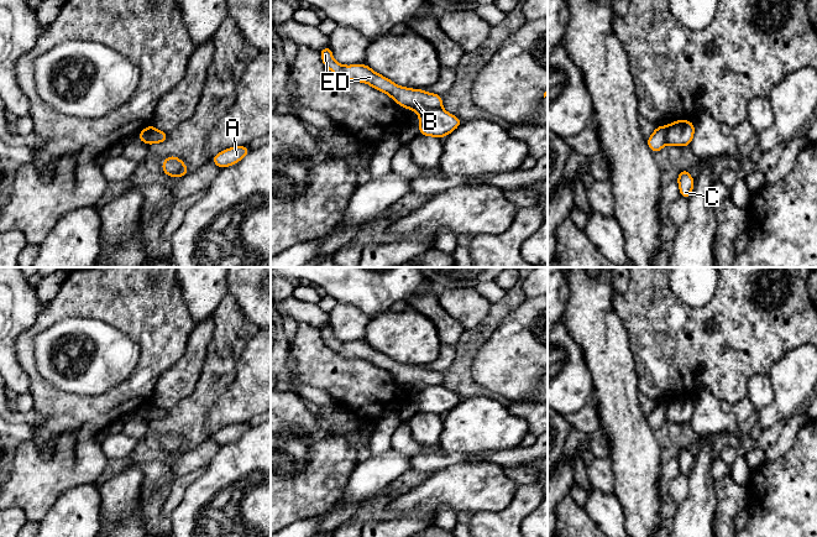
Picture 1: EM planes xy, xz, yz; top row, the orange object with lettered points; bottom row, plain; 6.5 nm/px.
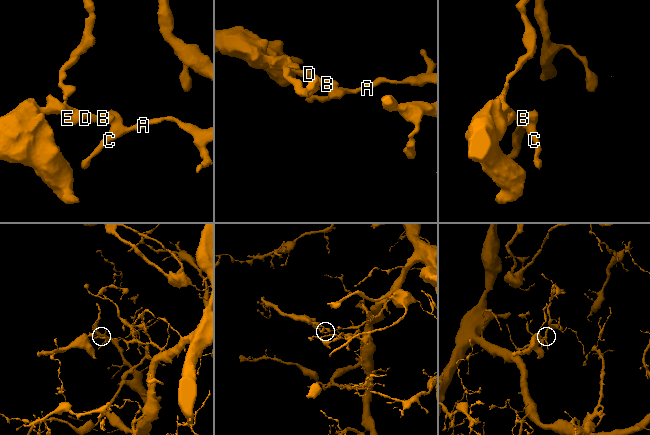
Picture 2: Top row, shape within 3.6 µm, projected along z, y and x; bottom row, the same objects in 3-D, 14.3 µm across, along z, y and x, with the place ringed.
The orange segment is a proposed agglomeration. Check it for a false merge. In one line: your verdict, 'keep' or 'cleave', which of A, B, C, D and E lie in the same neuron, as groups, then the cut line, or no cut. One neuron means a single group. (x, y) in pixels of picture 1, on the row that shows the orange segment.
cleave; A C / B D E; cut in xz along (440, 107), (427, 109), (419, 114)

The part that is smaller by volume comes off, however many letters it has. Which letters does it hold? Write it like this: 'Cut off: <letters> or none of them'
Cut off: B, D, E

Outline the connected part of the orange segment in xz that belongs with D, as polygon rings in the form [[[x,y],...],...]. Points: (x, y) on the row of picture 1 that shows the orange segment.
[[[329,45],[320,51],[325,67],[336,75],[353,82],[363,82],[372,88],[387,93],[397,104],[417,113],[441,108],[442,97],[421,89],[410,89],[394,84],[388,78],[376,73],[367,64],[342,66],[334,57]]]

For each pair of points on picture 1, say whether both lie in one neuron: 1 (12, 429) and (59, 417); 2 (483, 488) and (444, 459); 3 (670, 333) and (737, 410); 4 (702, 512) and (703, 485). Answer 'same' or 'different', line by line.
1: different
2: different
3: different
4: same

